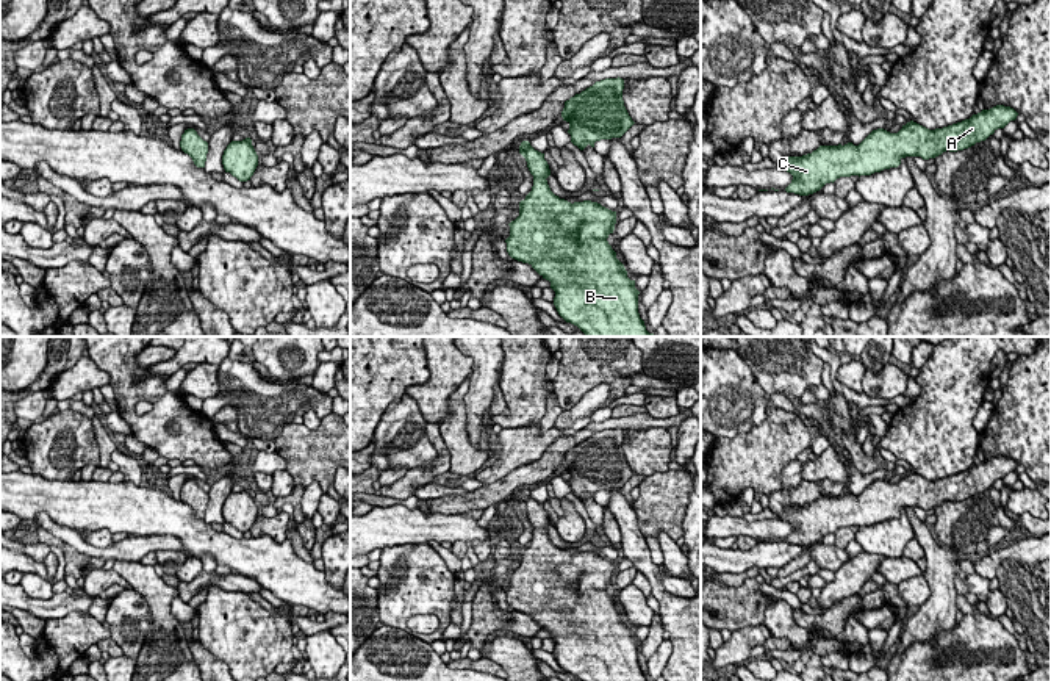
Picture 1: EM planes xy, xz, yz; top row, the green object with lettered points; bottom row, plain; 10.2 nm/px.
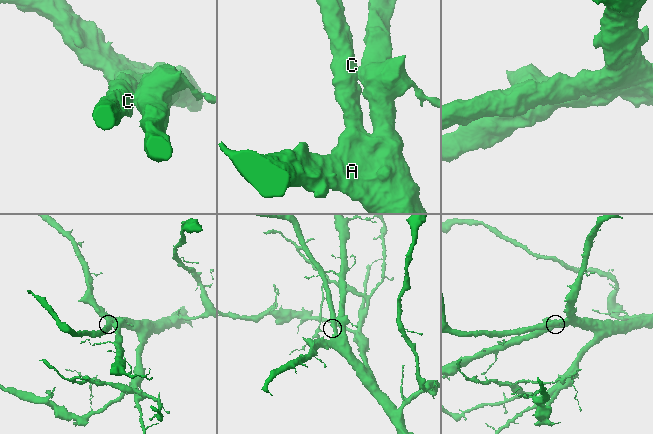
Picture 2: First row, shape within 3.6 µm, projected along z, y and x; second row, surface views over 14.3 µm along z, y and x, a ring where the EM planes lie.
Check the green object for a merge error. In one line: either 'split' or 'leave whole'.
leave whole

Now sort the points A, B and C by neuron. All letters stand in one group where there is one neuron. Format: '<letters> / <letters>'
A B C

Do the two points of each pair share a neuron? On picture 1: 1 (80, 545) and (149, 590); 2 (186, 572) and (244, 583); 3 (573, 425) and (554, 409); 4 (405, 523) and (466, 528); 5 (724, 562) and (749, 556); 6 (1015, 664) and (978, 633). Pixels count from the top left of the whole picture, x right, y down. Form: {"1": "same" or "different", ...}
{"1": "different", "2": "different", "3": "different", "4": "same", "5": "same", "6": "same"}

